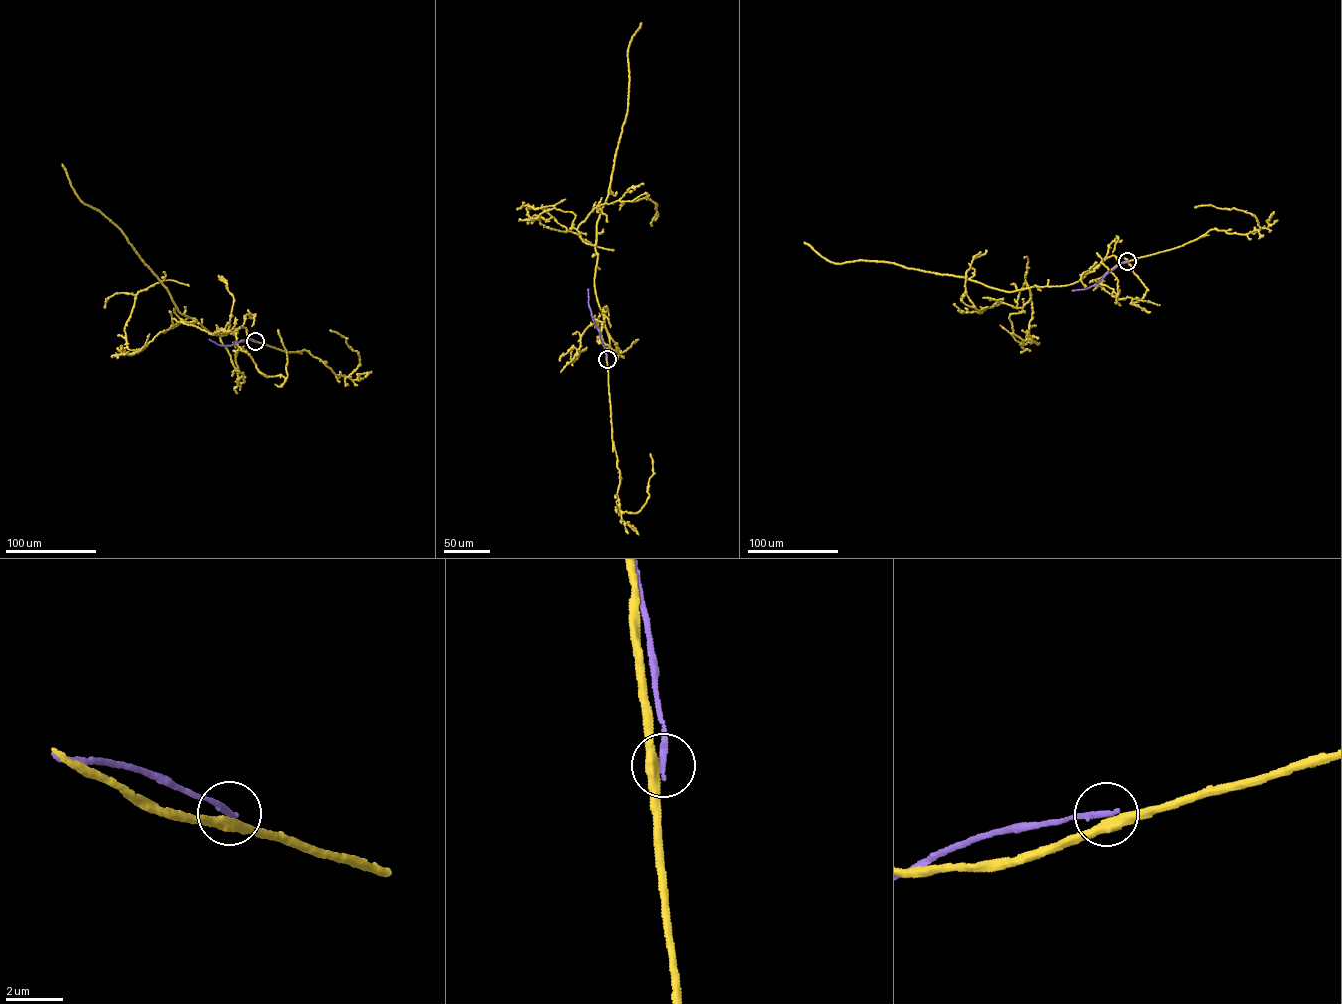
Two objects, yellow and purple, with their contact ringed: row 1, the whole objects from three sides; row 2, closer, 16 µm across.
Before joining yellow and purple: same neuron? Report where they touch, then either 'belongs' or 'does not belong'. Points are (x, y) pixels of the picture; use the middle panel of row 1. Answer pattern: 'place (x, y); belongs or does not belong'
place (607, 359); does not belong

